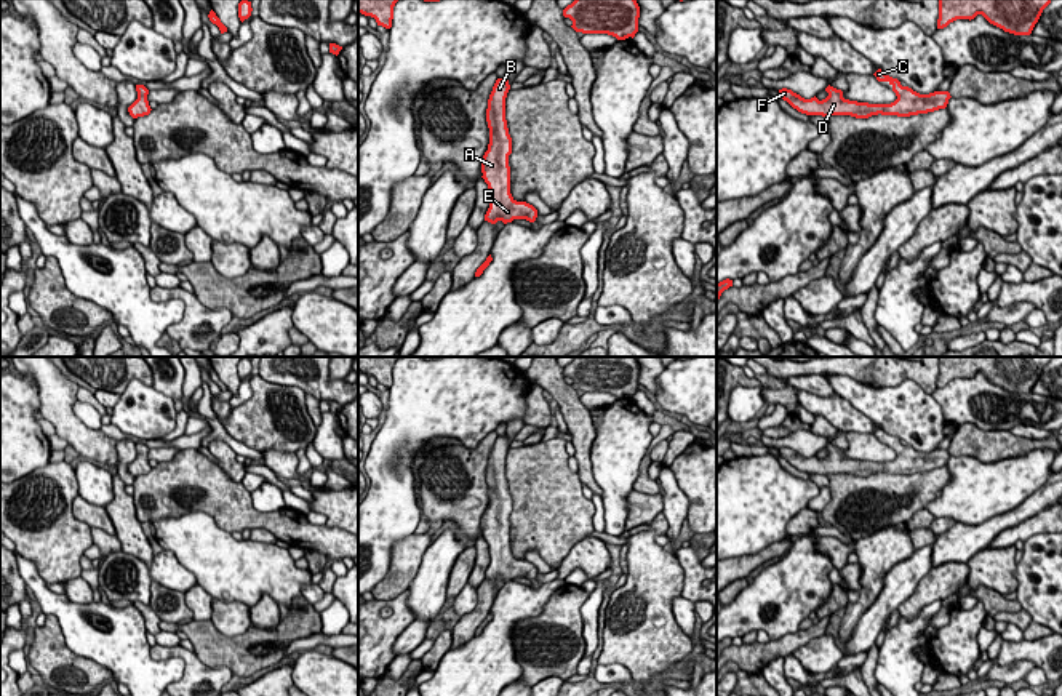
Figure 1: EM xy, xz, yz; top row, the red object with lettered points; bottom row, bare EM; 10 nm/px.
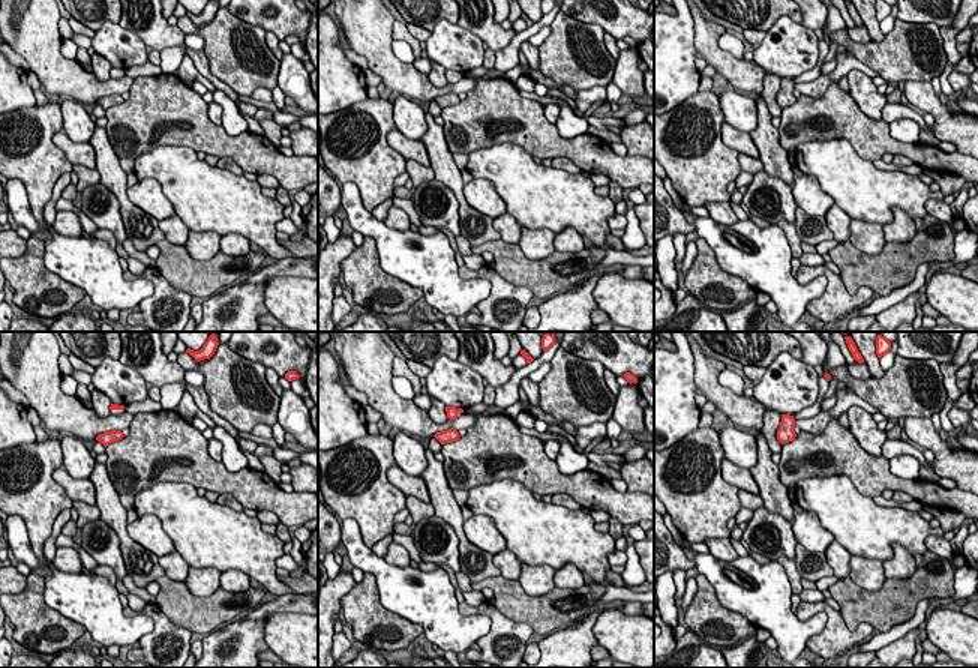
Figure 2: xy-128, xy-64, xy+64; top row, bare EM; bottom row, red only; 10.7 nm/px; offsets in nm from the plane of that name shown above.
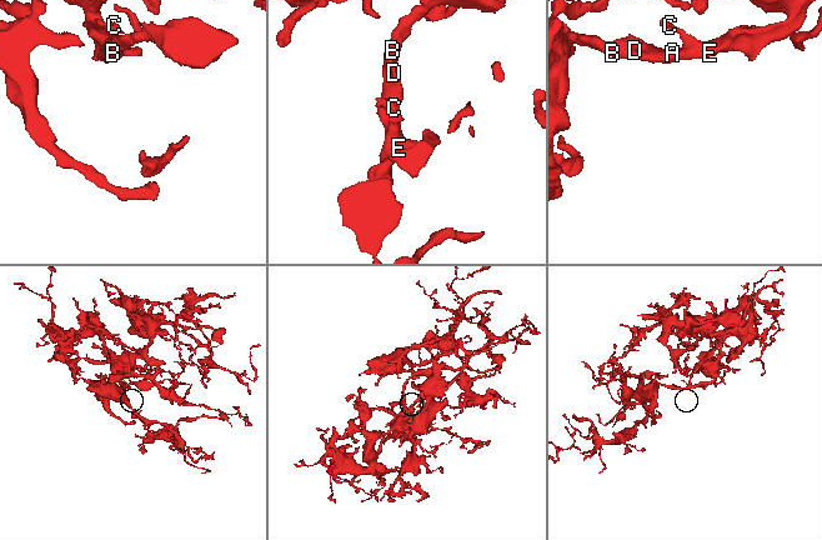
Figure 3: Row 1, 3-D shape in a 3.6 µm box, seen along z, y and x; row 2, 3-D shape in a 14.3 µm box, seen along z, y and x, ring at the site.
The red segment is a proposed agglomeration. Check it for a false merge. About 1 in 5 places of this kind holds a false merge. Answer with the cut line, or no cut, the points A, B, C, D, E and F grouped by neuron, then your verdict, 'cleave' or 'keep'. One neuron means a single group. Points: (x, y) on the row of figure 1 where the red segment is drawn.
cut none; groups A B C D E F; keep

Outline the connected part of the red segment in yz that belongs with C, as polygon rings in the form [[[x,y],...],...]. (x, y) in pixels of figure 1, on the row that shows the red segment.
[[[881,69],[875,74],[878,82],[888,82],[892,86],[897,99],[891,104],[868,104],[857,102],[843,98],[843,91],[833,86],[827,86],[828,96],[819,101],[816,96],[804,99],[792,90],[779,90],[779,96],[787,101],[793,109],[806,115],[851,115],[856,118],[868,118],[872,115],[897,115],[910,117],[918,114],[928,114],[939,109],[945,109],[952,98],[948,91],[934,91],[929,94],[920,94],[908,86],[902,86],[897,78],[886,75]]]

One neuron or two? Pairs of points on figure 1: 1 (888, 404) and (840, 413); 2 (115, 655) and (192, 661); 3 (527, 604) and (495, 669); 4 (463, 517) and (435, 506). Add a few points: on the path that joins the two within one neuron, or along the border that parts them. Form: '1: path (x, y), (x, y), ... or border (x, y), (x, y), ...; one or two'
1: border (837, 392), (874, 423); two
2: border (149, 647), (154, 660), (181, 658), (183, 677); two
3: path (509, 618), (499, 628), (495, 652); one
4: path (456, 511), (451, 506), (442, 506); one

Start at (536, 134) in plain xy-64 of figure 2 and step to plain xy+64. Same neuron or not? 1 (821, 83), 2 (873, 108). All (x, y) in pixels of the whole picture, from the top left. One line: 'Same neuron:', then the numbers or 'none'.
Same neuron: none

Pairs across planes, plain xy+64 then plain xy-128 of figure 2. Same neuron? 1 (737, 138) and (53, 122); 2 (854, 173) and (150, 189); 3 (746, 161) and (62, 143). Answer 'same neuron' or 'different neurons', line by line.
1: different neurons
2: different neurons
3: different neurons

